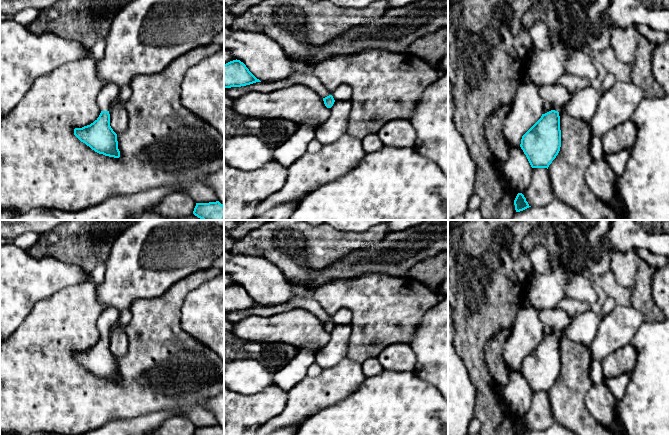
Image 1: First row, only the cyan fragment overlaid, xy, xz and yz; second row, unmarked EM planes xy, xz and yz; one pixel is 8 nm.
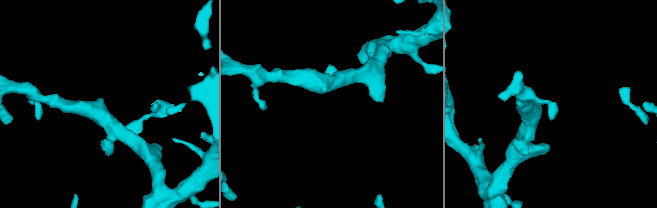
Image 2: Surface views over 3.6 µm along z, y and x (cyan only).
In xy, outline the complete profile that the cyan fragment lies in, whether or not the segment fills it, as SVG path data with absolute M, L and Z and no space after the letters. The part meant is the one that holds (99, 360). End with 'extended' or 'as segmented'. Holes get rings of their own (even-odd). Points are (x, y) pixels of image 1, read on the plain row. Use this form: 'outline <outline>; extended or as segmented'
outline M107 307L97 320L97 328L101 334L99 341L90 349L75 352L74 359L92 374L105 380L119 382L117 358L110 350L109 334L116 326L120 312L114 307Z; extended

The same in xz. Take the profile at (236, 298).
outline M233 284L224 289L224 312L241 311L261 306L240 284Z; as segmented

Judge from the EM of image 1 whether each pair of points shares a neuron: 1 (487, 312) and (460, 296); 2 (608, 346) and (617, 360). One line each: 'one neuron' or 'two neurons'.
1: one neuron
2: two neurons

